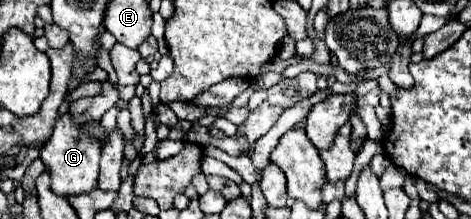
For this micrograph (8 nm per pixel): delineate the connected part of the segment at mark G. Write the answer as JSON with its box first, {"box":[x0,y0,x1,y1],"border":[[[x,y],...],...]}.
{"box":[41,115,101,195],"border":[[[61,115],[57,119],[55,131],[51,139],[45,143],[41,151],[41,161],[51,173],[51,189],[57,195],[79,195],[87,193],[97,187],[97,175],[99,175],[99,155],[101,155],[101,143],[95,143],[95,139],[87,139],[83,131],[79,131],[81,125],[73,123],[71,115]]]}

